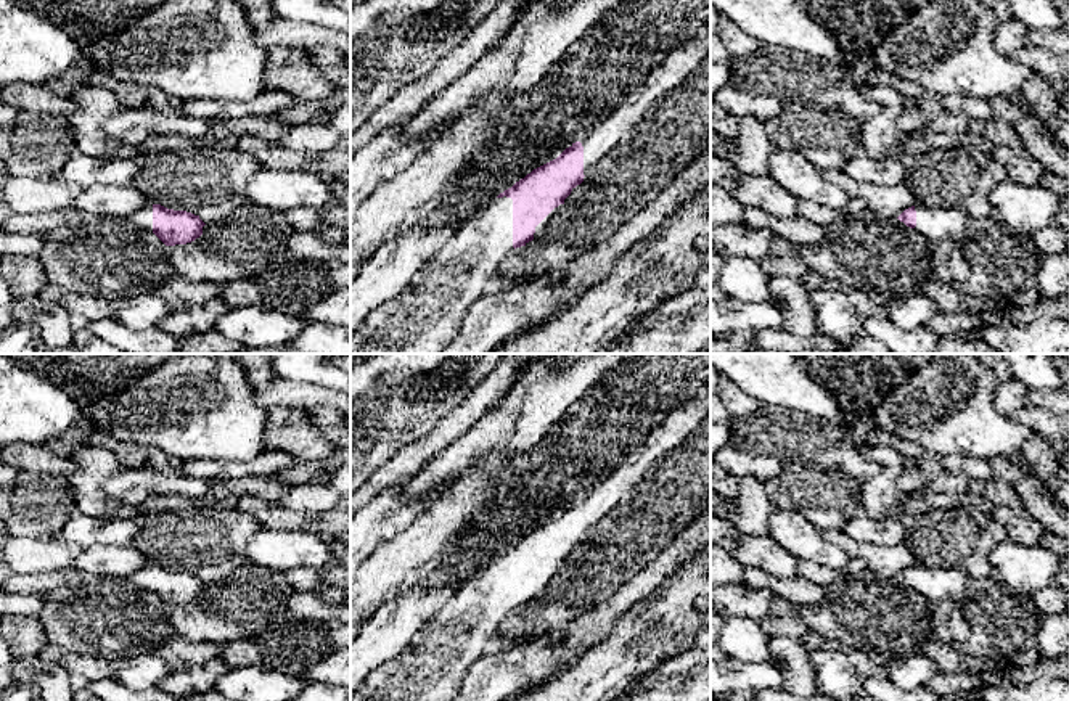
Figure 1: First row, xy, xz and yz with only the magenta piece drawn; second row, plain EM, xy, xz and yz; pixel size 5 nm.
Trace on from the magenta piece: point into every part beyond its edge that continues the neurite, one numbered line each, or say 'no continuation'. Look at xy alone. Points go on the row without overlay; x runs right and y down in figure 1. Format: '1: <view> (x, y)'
1: xy (142, 579)

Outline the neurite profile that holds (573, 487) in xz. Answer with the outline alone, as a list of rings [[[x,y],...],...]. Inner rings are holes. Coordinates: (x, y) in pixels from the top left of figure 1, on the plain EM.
[[[574,474],[564,478],[559,492],[553,498],[553,503],[575,503],[584,497],[587,487],[585,474]]]

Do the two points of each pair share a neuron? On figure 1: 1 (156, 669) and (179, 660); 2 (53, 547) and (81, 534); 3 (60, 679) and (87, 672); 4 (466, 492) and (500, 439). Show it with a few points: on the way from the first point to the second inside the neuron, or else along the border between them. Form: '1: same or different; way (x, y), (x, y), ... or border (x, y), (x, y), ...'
1: different; border (155, 651), (172, 669)
2: different; border (58, 536), (82, 549)
3: different; border (57, 661), (71, 676)
4: different; border (507, 460), (486, 476), (468, 473), (444, 494)

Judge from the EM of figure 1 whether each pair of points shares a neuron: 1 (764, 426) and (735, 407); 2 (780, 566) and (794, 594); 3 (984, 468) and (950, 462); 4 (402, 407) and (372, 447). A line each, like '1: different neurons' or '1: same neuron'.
1: different neurons
2: different neurons
3: same neuron
4: same neuron

